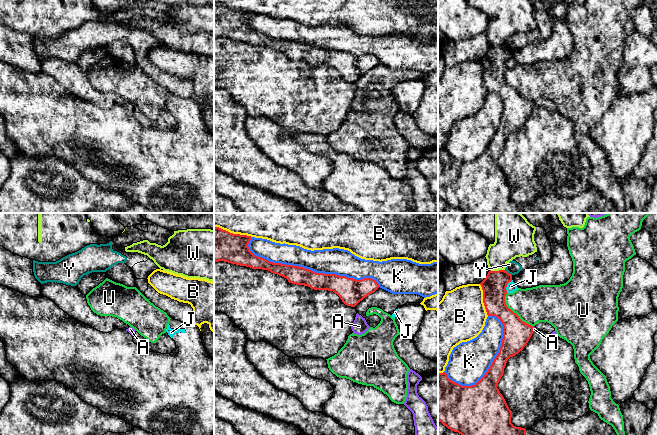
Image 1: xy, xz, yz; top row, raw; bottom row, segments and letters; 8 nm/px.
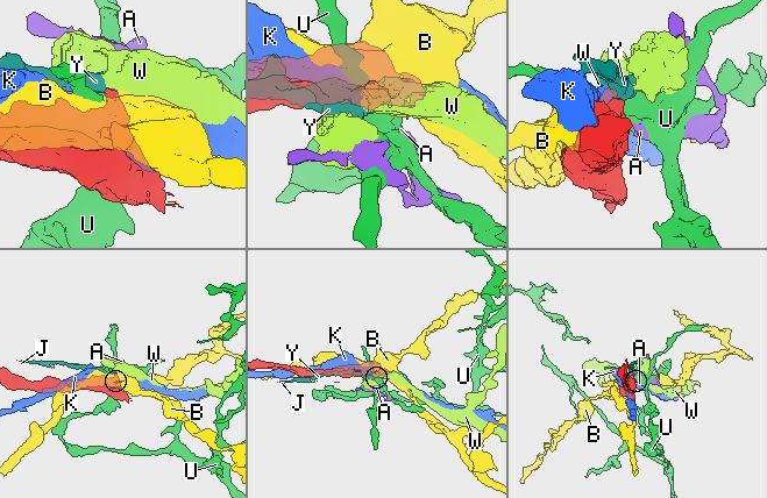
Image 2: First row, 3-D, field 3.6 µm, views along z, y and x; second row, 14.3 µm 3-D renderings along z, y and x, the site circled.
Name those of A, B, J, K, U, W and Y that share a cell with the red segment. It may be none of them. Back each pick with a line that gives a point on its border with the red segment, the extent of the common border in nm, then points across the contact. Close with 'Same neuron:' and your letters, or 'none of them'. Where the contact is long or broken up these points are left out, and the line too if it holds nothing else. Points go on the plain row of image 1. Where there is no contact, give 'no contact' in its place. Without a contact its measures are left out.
Same neuron: none of them

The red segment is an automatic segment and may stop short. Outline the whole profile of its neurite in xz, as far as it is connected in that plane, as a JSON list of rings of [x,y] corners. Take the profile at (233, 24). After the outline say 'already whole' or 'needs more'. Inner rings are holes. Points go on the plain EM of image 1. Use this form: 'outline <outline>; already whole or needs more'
outline [[[214,3],[214,38],[224,37],[252,45],[268,46],[286,54],[292,60],[308,62],[314,66],[333,67],[345,81],[351,83],[355,83],[379,64],[379,60],[372,54],[356,56],[336,50],[316,49],[299,42],[270,38],[250,27],[248,20],[251,14]]]; already whole

